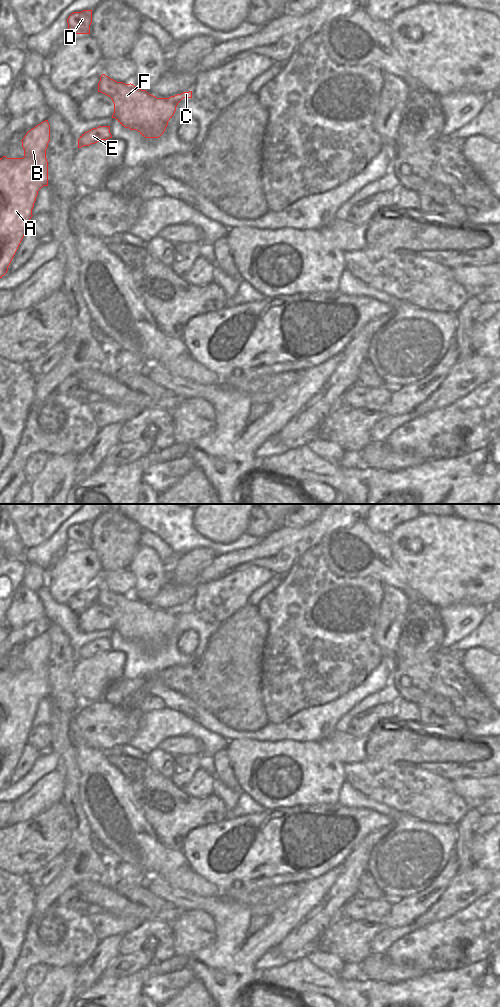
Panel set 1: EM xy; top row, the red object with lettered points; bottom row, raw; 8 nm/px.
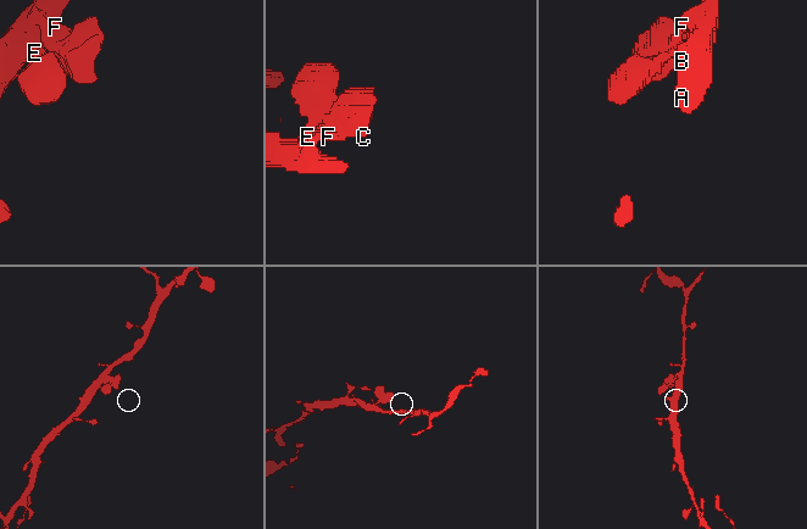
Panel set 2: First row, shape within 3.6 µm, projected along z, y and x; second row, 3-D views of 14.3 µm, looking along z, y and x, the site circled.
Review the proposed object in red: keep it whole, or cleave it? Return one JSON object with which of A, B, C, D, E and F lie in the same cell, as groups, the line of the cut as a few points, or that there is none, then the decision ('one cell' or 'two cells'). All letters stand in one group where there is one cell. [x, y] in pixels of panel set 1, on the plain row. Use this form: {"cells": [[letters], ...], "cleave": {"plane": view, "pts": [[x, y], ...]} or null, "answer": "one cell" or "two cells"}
{"cells": [["A", "B", "C", "D", "E", "F"]], "cleave": null, "answer": "one cell"}

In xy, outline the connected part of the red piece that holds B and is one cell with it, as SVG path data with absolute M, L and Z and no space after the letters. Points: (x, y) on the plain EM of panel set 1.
M45 632L29 642L22 653L23 670L0 670L0 790L8 779L28 741L32 721L43 698L48 698L46 661L50 653L50 637Z

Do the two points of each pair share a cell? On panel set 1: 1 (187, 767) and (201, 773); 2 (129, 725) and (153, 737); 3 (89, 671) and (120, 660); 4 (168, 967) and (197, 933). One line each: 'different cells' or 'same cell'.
1: different cells
2: different cells
3: same cell
4: different cells

